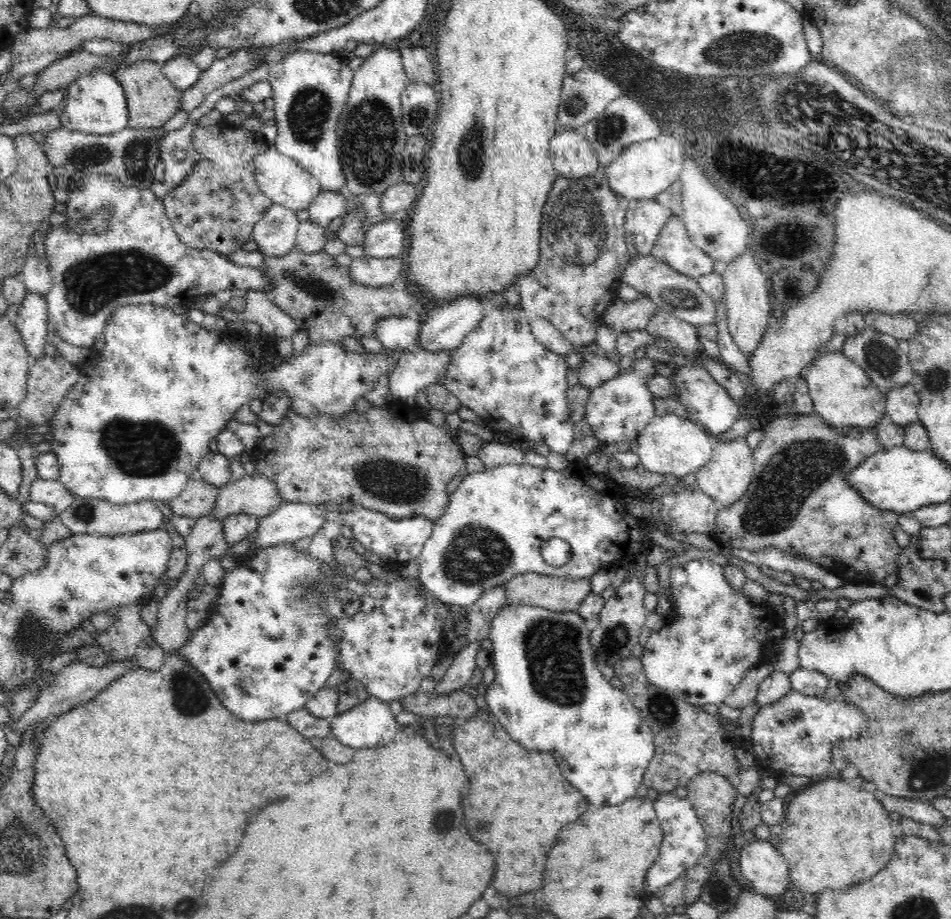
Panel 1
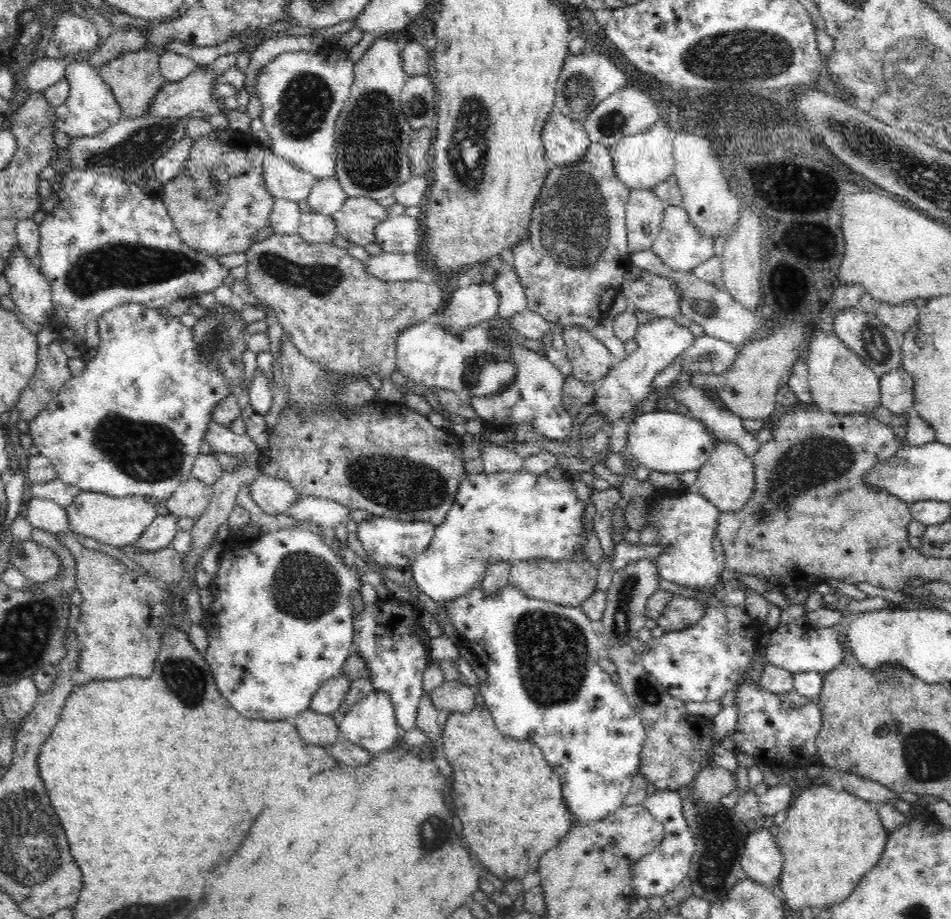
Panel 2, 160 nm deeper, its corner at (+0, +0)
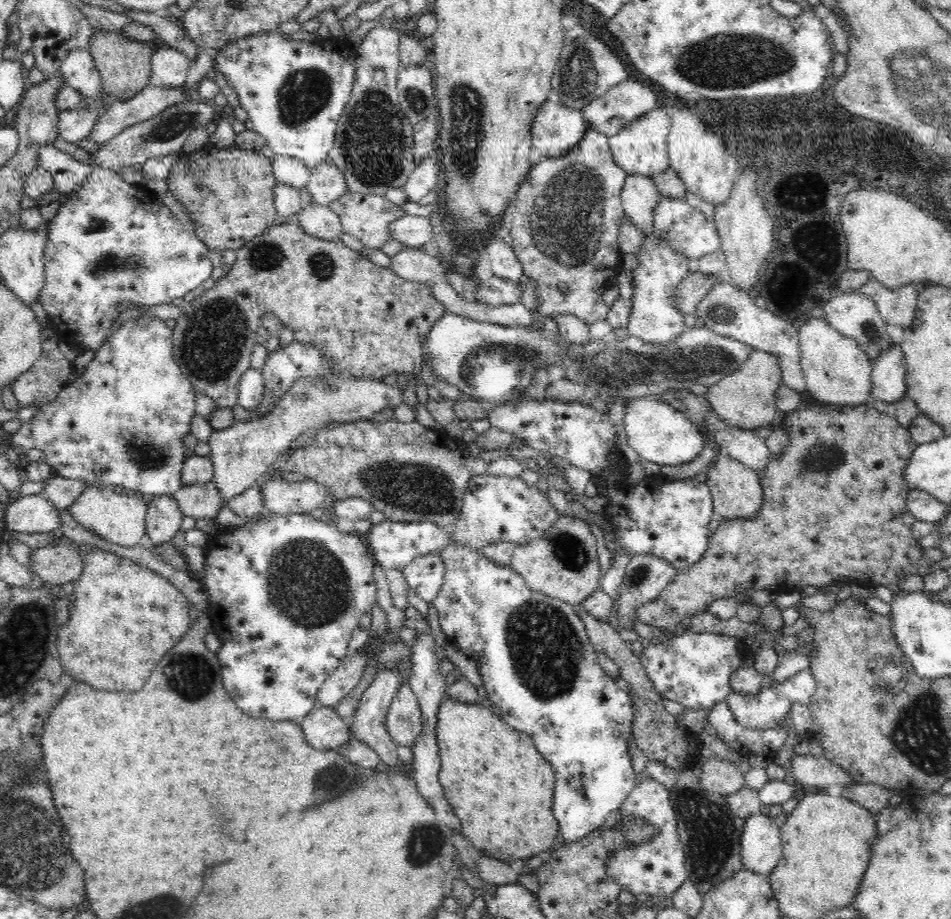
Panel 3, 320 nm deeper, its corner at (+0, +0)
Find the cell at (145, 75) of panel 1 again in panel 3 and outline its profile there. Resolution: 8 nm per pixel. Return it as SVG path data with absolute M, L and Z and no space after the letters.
M94 23L94 32L89 40L88 49L100 73L103 90L112 98L122 100L132 98L149 85L154 51L147 43L133 41L124 35L122 29L103 30L98 23Z

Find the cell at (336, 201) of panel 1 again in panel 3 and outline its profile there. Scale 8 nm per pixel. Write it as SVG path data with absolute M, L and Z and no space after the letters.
M328 158L311 170L311 177L306 187L312 195L312 202L329 205L347 191L346 177L332 159Z

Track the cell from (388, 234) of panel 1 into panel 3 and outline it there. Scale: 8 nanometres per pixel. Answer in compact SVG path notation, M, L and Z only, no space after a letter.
M404 216L391 225L391 236L407 249L423 249L433 242L433 229L426 216Z

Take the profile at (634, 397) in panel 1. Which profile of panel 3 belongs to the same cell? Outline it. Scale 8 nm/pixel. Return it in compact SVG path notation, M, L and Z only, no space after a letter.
M656 231L645 236L642 252L636 258L638 266L632 270L631 277L634 281L632 283L634 294L627 324L628 332L644 343L672 343L681 332L684 332L685 327L684 315L673 308L673 297L682 280L694 269L695 263L684 258L674 248L670 248L659 238Z

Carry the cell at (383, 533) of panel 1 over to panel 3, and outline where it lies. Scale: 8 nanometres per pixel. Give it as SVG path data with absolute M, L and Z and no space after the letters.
M387 518L386 521L372 525L363 538L372 558L374 558L375 562L383 570L397 568L402 571L404 565L412 562L417 556L437 553L441 556L445 564L445 581L440 592L434 600L431 600L430 604L438 611L439 624L444 634L447 635L448 640L462 650L468 658L477 663L488 699L496 707L502 709L501 718L504 720L504 723L513 730L528 734L533 739L537 751L552 766L555 773L553 813L558 824L560 824L560 834L562 834L563 844L572 844L572 842L583 840L595 831L600 830L600 827L604 824L604 820L608 818L608 814L614 812L614 810L618 810L619 806L625 801L625 798L638 784L634 768L632 768L631 757L628 755L628 743L633 737L635 709L632 697L627 692L623 692L623 689L618 688L616 682L614 682L615 678L606 675L602 666L598 663L598 658L596 657L598 651L587 635L584 623L577 615L575 607L565 603L563 600L533 591L528 587L526 579L518 574L518 572L512 570L511 565L502 566L494 561L490 561L483 552L476 551L472 547L464 547L464 545L452 541L448 532L445 532L436 523L430 521L394 522Z

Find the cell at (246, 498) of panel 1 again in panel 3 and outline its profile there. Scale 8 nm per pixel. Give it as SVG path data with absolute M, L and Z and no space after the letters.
M312 479L263 481L262 494L265 511L281 515L308 514L336 502L324 485Z

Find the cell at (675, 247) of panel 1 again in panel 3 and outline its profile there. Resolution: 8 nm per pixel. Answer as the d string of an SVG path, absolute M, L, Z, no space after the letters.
M662 196L654 213L655 231L659 238L690 262L699 262L704 256L721 249L715 222L710 222L698 208L687 203L685 198Z

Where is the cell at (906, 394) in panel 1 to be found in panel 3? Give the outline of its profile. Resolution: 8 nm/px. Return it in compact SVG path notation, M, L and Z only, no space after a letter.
M894 343L872 361L871 394L875 400L896 402L907 394L907 365L902 347Z

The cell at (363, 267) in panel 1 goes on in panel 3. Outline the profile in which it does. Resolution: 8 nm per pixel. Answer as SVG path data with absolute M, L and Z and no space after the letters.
M407 249L391 258L392 271L403 280L430 283L445 272L444 263L420 249Z

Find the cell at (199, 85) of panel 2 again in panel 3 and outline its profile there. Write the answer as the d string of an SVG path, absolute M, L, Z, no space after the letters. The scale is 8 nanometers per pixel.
M149 84L132 98L126 100L113 98L111 104L103 112L103 115L94 123L92 130L87 136L88 140L92 140L92 142L96 142L96 144L99 145L104 144L104 142L108 142L110 138L118 136L118 134L120 134L125 128L134 126L134 124L138 124L138 122L144 122L153 116L159 115L169 106L198 99L194 88L186 96L183 93L182 87L183 86L166 88L165 86L152 86Z

